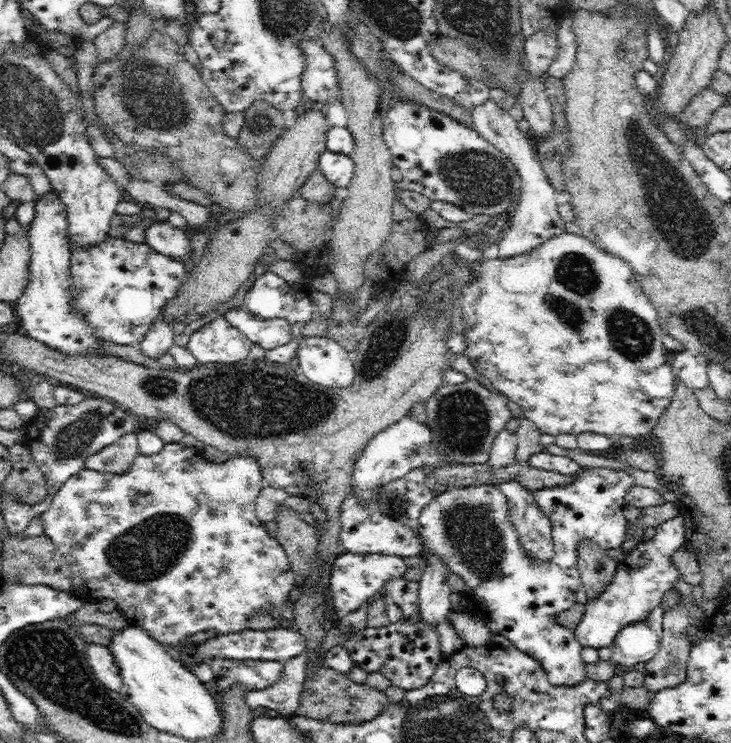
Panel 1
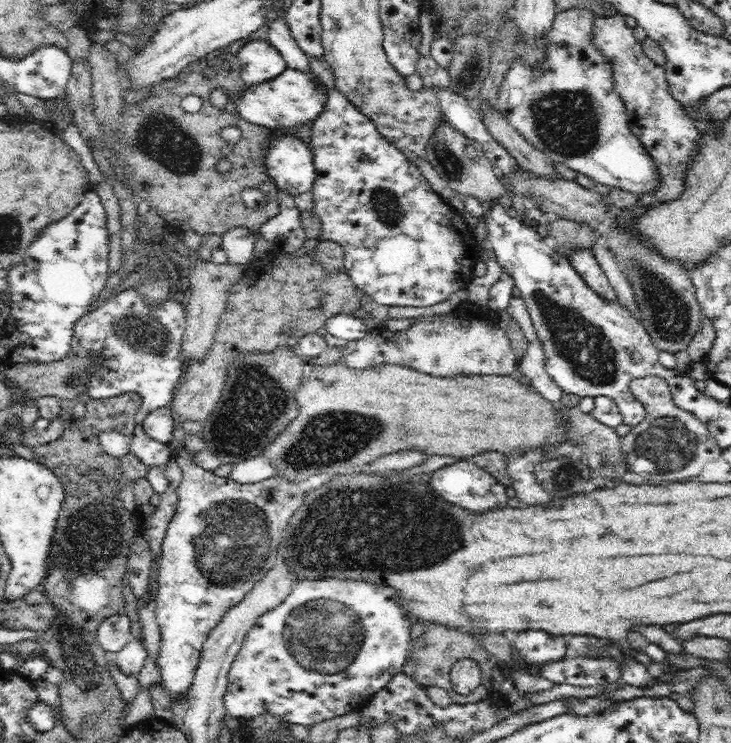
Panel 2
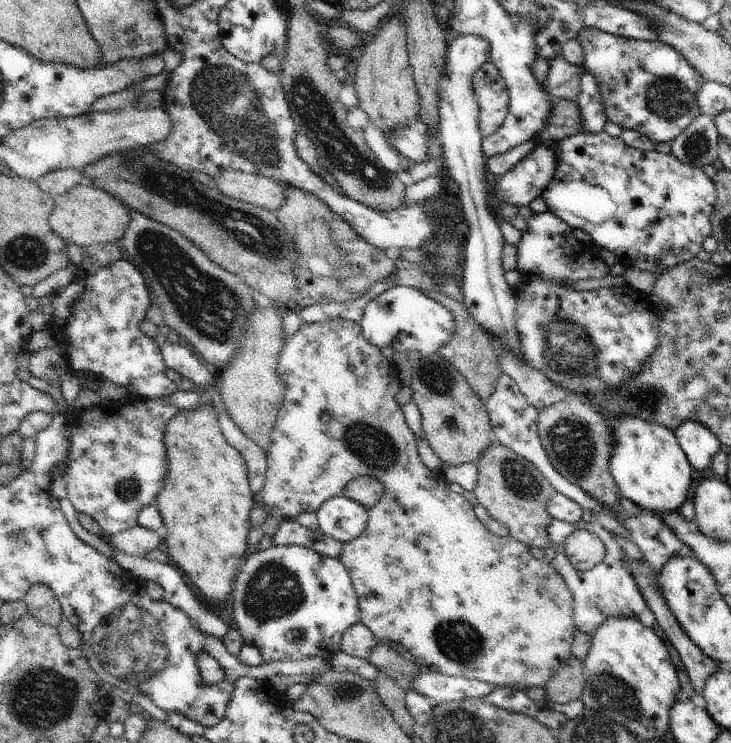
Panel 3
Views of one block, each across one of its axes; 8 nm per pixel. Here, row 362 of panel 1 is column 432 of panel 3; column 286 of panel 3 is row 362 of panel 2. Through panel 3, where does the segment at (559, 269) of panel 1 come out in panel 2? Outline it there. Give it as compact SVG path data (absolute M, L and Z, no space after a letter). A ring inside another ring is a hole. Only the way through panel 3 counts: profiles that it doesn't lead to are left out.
M455 313L447 315L430 315L419 317L418 321L405 331L390 331L379 324L358 340L341 343L341 360L350 368L380 368L382 364L402 364L420 372L434 376L461 376L461 375L511 375L518 371L519 359L514 355L508 335L498 324L472 319L462 321Z

